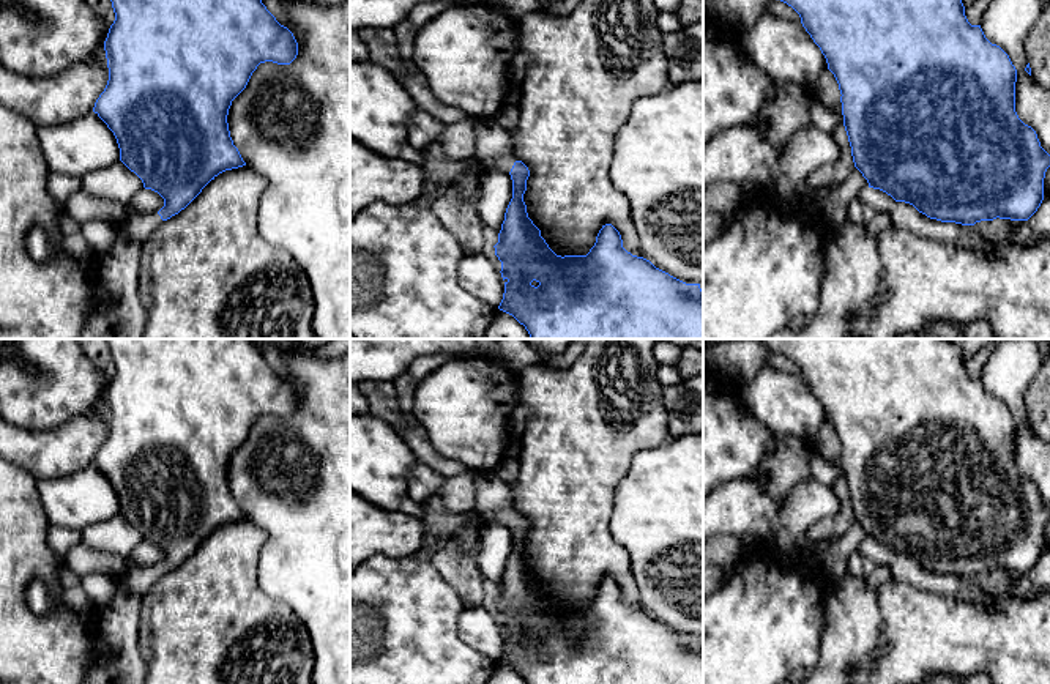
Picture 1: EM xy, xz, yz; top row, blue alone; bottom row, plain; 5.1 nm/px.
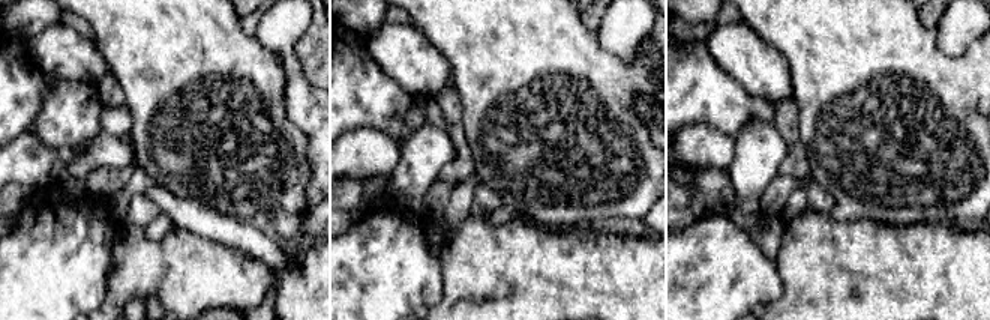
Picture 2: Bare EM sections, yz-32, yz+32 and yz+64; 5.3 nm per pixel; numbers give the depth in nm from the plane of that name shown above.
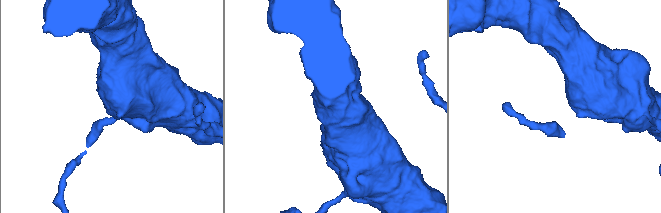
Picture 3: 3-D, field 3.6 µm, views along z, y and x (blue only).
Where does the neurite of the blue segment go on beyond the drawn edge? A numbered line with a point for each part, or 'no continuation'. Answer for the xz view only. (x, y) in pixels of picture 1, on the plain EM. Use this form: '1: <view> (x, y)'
1: xz (505, 516)

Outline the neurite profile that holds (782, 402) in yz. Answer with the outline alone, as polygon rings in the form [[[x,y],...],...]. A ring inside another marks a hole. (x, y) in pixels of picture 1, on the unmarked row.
[[[766,366],[739,386],[752,414],[771,432],[814,443],[828,416],[802,377]]]

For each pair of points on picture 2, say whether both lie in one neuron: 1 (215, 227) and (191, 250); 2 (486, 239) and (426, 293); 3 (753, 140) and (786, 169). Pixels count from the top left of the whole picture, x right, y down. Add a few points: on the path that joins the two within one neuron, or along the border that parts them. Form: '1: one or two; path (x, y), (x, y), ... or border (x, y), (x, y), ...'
1: two; border (173, 226), (189, 229), (237, 248)
2: two; border (440, 256), (443, 296), (435, 304)
3: two; border (779, 129), (788, 155), (776, 173)

